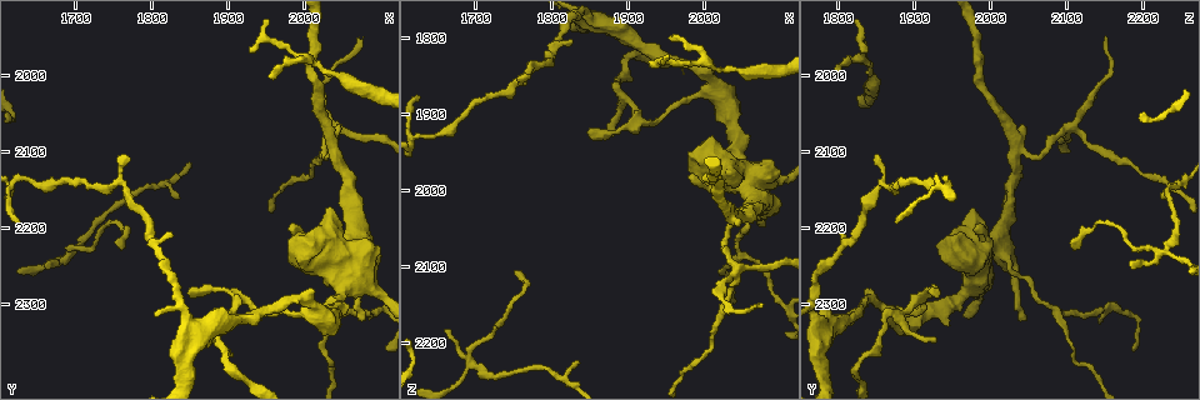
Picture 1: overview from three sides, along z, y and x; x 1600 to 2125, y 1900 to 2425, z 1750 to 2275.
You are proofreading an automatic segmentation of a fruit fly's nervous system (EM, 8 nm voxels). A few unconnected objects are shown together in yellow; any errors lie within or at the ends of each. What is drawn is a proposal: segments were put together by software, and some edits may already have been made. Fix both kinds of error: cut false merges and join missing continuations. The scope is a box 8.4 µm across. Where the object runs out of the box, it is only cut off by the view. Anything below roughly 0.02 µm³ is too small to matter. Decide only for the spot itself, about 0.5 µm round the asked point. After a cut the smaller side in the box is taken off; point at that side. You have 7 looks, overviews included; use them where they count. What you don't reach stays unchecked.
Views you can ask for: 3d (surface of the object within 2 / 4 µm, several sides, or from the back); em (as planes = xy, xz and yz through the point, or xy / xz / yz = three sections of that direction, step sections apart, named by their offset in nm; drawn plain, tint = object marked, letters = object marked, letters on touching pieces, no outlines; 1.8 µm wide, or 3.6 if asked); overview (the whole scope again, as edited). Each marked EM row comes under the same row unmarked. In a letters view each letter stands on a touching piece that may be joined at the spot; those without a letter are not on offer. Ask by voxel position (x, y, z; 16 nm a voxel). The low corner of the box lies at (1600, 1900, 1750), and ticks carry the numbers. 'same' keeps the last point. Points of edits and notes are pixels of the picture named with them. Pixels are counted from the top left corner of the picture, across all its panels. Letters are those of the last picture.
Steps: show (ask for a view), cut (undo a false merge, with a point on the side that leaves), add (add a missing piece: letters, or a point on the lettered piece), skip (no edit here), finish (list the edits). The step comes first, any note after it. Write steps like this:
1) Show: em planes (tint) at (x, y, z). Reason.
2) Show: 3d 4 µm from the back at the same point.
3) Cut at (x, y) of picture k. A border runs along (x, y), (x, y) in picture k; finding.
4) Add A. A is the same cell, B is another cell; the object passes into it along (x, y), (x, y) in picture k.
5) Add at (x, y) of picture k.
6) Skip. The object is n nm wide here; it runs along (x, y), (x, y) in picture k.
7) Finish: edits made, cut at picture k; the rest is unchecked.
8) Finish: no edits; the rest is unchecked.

Show: em 3.6 µm xz step 8 (tint) at (2055, 2235, 1980). Sudden change in width.

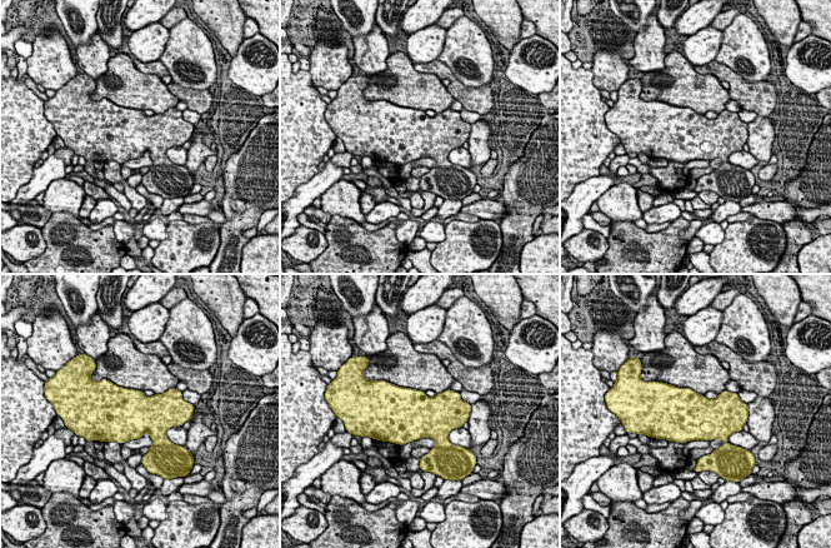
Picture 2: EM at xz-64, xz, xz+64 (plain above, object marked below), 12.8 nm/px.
Show: em 3.6 µm planes (letters) at the same point.

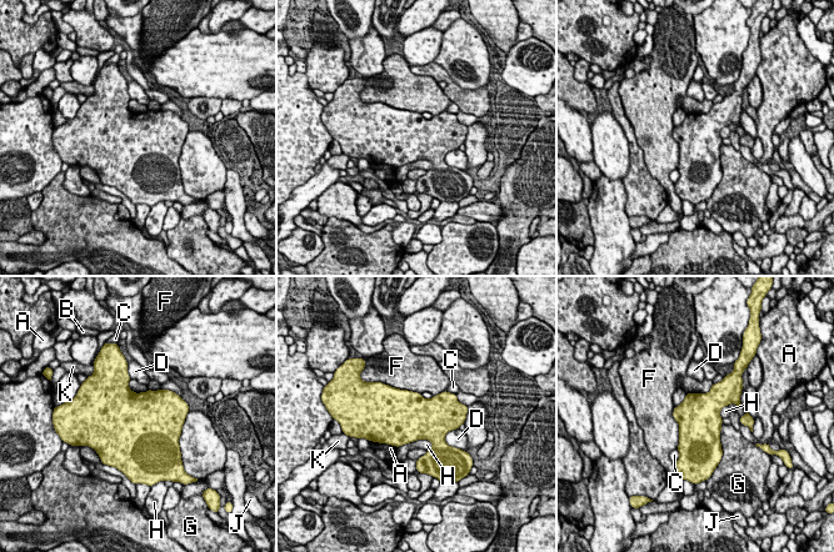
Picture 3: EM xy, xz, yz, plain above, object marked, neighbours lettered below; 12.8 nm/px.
Skip. A, B, C, D, F, G, H, J and K are other cells; one neuron here.

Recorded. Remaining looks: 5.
Show: em planes (tint) at (2045, 2100, 2035). Three arms meet.

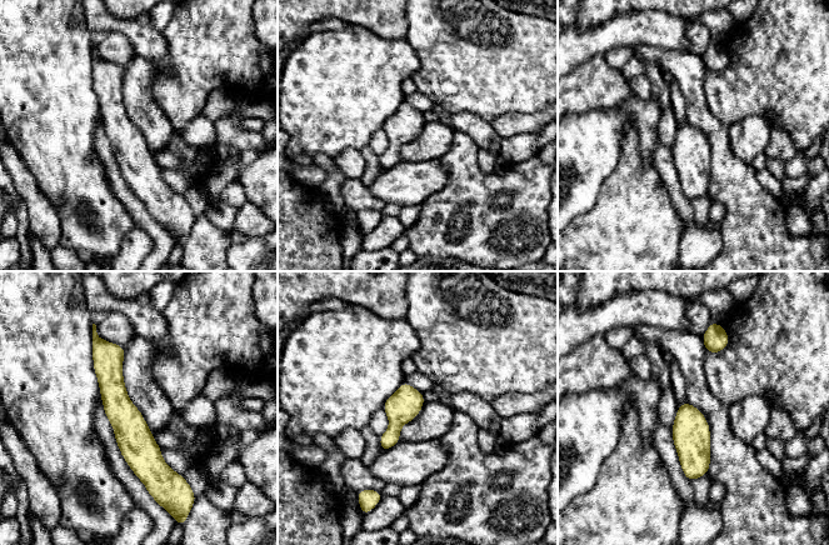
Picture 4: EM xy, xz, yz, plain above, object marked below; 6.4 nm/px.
Show: em planes (letters) at the same point.

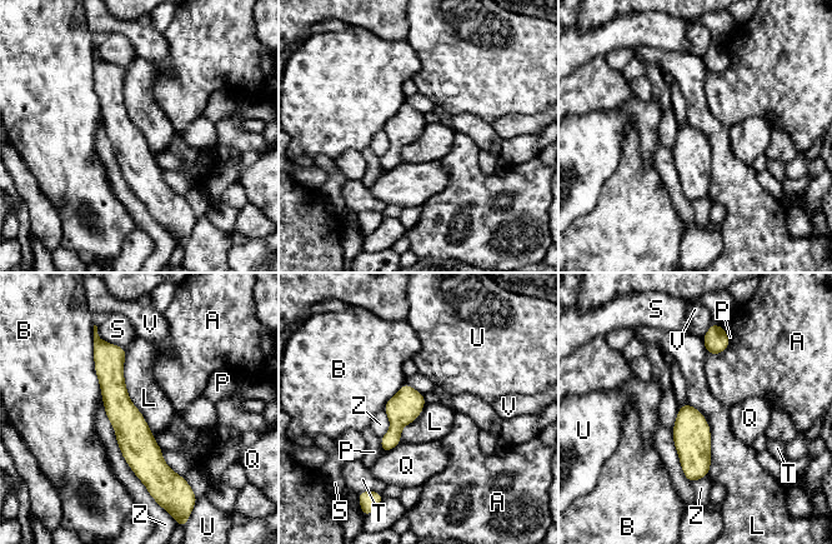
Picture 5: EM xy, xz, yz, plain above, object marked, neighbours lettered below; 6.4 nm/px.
Skip. The object is 220 nm wide here; A, B, L, P, Q, S, T, U, V and Z are other cells; it runs along (108, 345), (118, 407), (153, 487) in picture 5; continuous, no second neuron.

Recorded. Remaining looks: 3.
Show: 3d 2 µm at (1885, 2320, 1860). Abrupt turn.

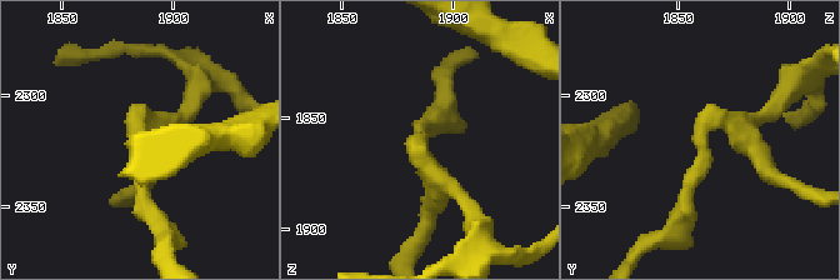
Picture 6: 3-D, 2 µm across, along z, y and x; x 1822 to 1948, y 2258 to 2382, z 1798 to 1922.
Show: em xz step 16 (tint) at (1883, 2318, 1859).

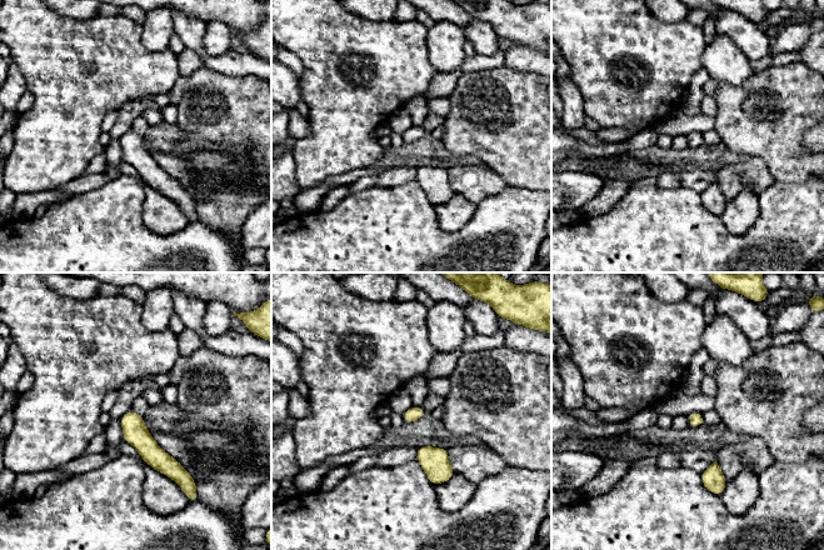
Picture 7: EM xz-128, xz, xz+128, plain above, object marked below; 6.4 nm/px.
Show: em planes (letters) at the same point. Cut it another way.

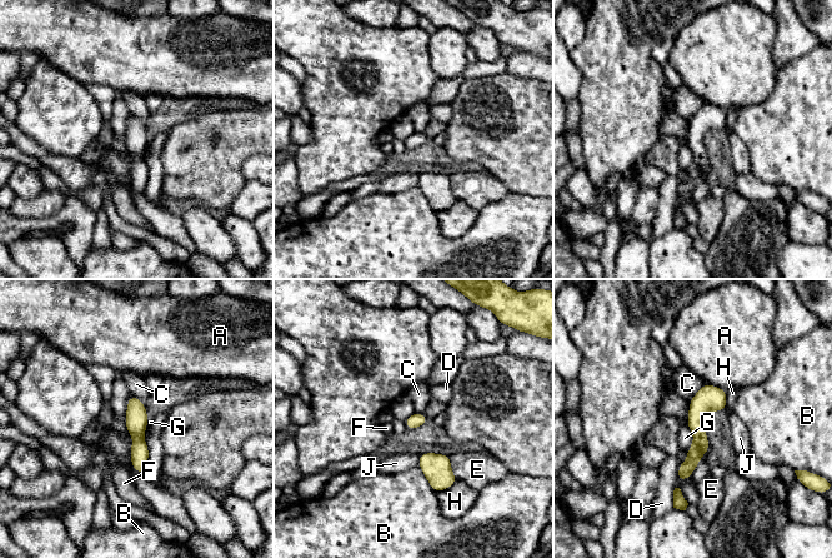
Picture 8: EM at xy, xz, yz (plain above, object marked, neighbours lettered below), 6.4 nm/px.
Skip. The object is 100 nm wide here; A, B, C, D, E, F, G, H and J are other cells; continuous, no second neuron.

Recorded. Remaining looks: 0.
Finish: no edits; the rest is unchecked.

